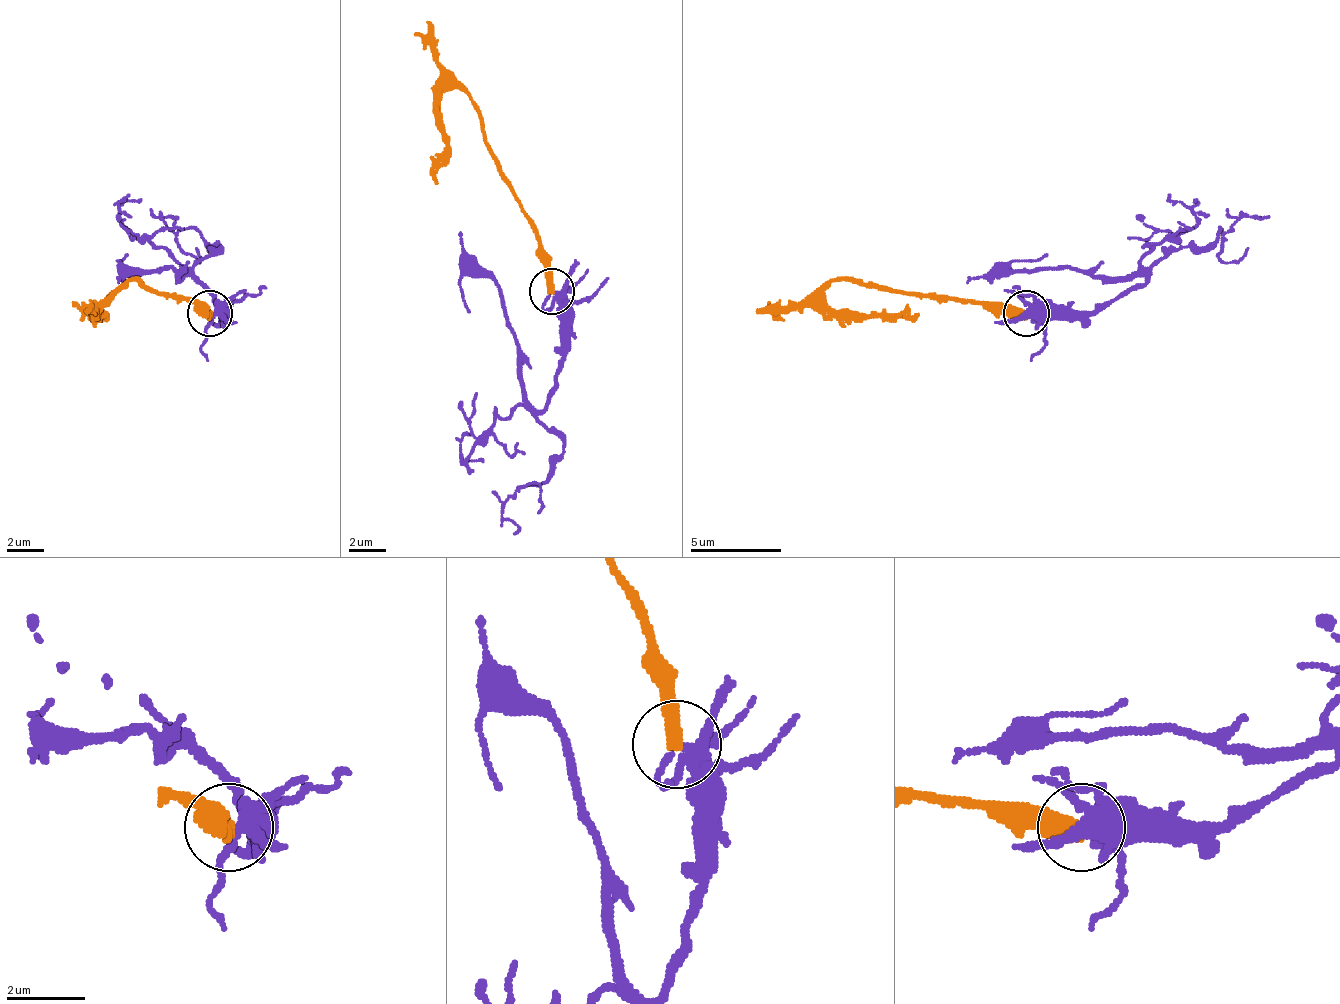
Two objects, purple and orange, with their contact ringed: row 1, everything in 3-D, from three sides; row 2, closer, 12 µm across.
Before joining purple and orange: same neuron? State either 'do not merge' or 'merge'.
do not merge

